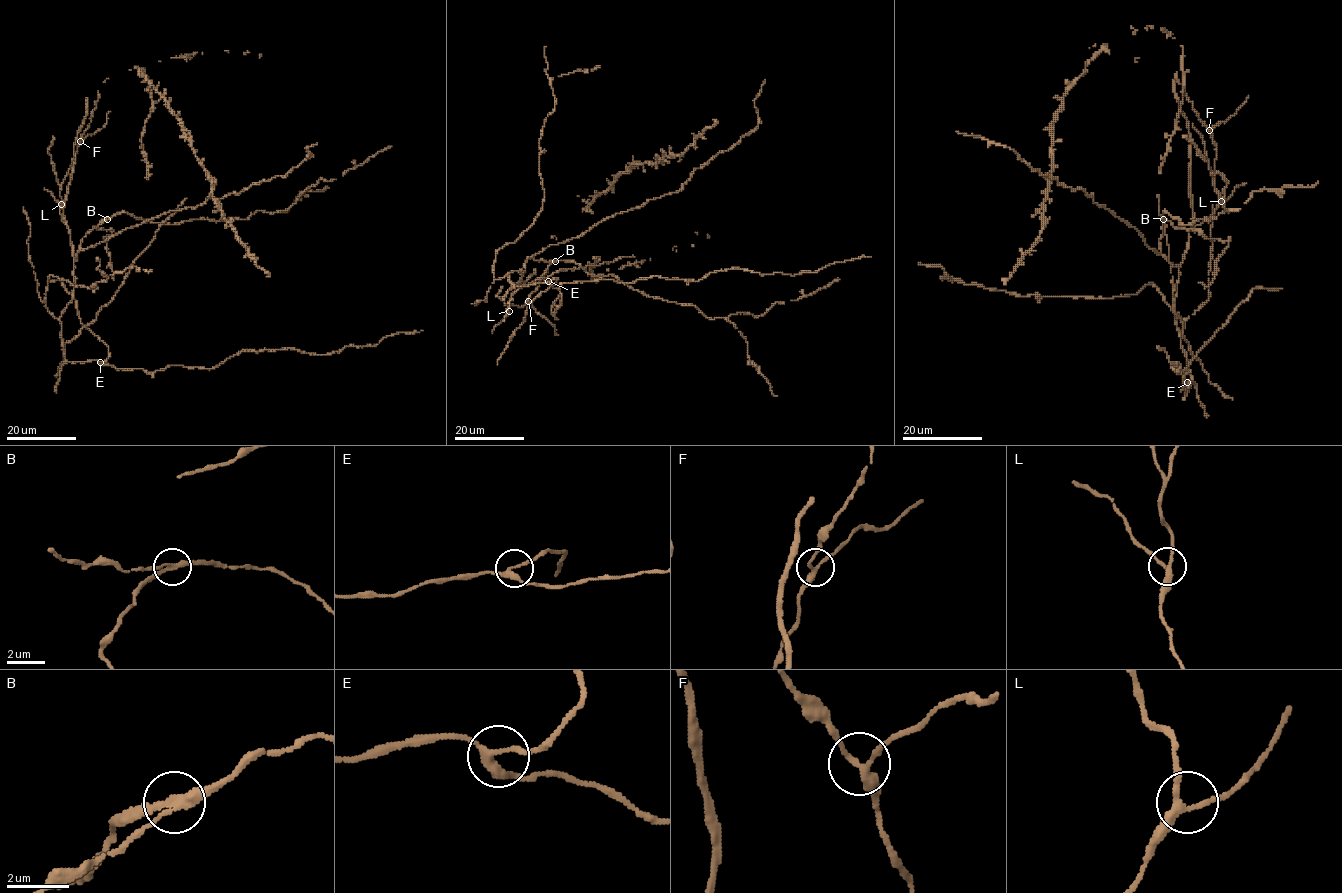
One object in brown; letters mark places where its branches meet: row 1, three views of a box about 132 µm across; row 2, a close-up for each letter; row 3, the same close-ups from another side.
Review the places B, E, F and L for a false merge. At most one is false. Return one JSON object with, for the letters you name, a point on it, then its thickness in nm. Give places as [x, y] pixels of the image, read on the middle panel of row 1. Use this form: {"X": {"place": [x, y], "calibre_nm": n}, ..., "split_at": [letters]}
{"B": {"place": [555, 261], "calibre_nm": 240}, "split_at": ["B"]}

